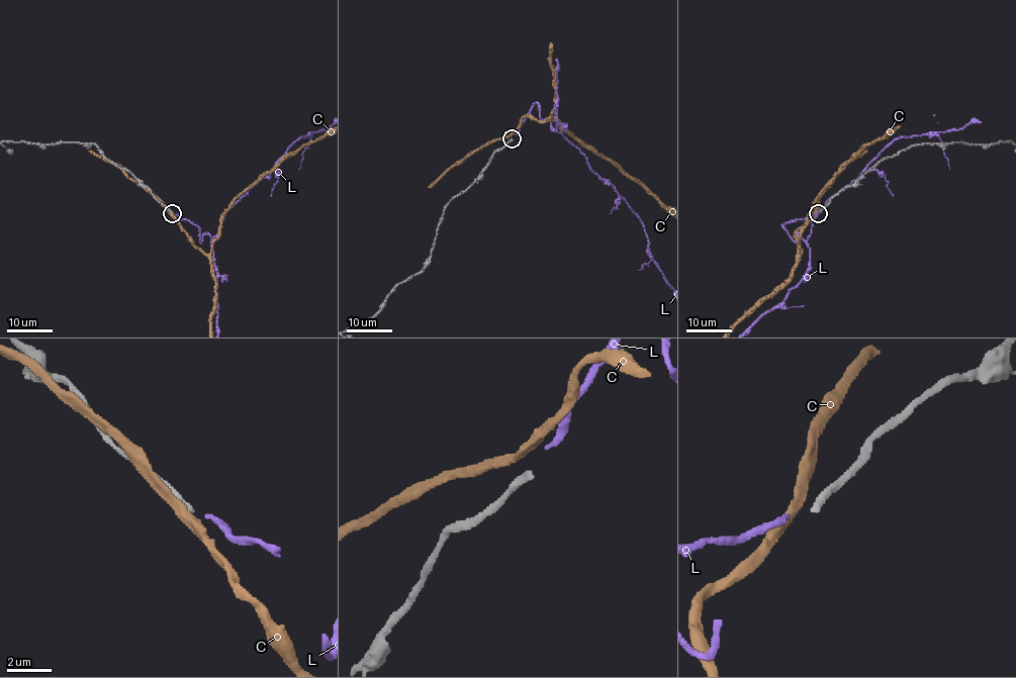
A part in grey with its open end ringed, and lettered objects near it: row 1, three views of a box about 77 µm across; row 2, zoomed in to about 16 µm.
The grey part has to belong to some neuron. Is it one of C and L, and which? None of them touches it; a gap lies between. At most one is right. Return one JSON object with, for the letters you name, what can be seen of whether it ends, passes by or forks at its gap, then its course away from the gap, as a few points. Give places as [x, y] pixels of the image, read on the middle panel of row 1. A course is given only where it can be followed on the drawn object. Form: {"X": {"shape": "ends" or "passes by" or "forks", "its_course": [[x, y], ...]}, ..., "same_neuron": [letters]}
{"same_neuron": []}

